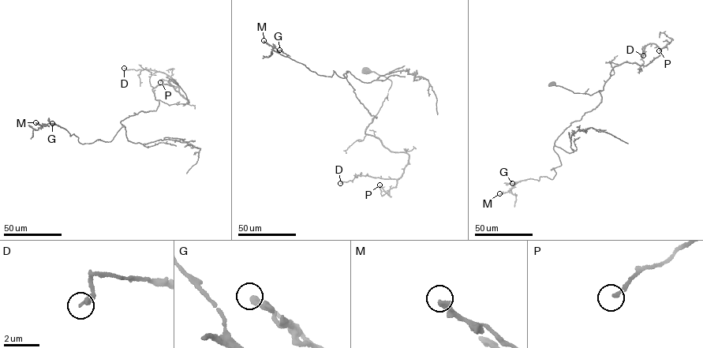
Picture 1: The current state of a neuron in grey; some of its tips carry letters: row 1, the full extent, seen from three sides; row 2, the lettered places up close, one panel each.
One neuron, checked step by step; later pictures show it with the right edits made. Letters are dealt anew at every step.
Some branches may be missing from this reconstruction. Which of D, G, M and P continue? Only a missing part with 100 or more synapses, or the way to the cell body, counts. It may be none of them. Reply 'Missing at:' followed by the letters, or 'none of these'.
Missing at: none of these

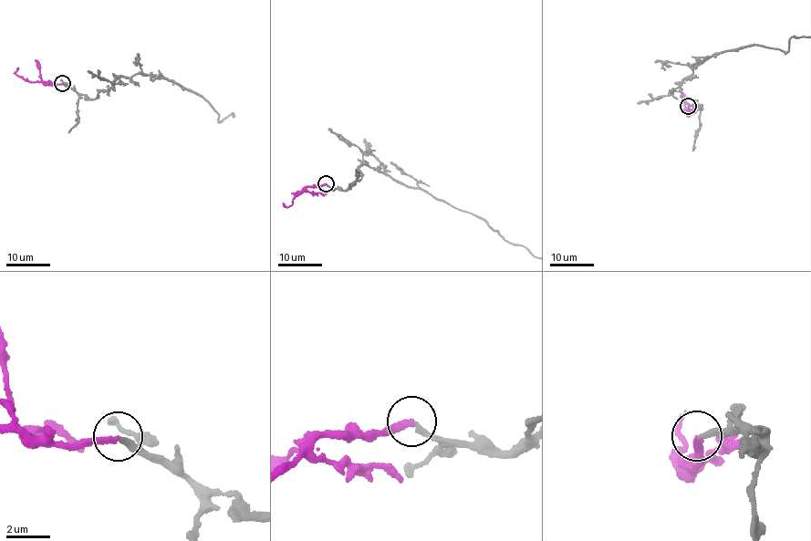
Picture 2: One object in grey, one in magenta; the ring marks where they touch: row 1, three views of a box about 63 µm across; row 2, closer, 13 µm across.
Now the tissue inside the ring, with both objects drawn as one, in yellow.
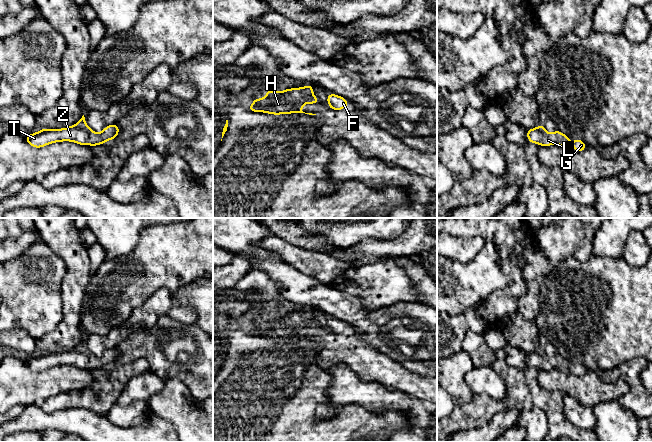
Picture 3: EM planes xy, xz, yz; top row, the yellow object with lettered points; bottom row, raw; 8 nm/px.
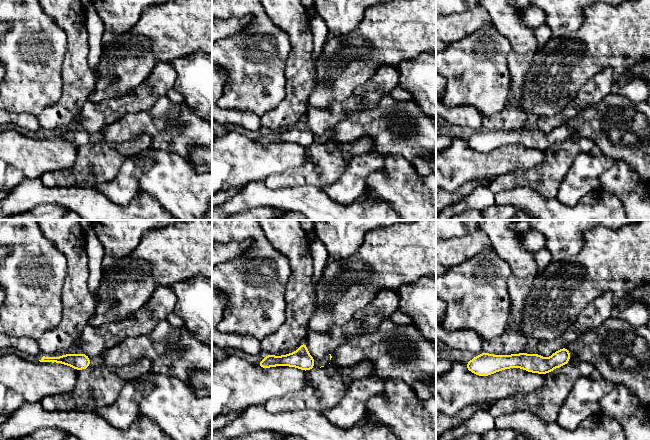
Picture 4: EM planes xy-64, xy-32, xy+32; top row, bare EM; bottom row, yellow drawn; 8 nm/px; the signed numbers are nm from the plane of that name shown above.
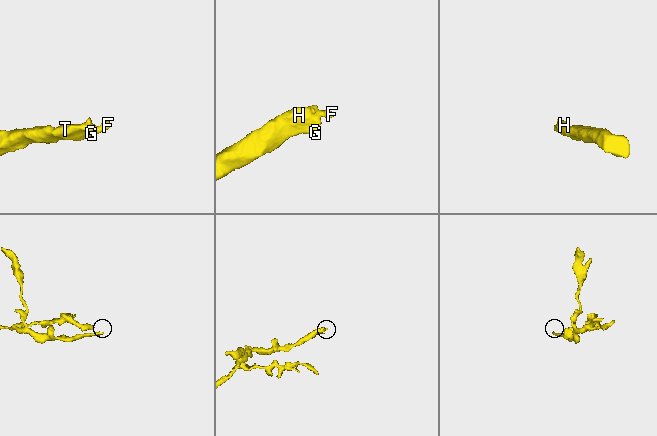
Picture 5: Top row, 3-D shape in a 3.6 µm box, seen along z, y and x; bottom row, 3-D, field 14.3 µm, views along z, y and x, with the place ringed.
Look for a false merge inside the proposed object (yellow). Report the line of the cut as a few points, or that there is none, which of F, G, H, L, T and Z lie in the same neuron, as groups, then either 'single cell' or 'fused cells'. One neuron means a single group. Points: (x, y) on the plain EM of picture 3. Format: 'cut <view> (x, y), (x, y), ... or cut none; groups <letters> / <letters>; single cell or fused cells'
cut none; groups F G H L T Z; single cell

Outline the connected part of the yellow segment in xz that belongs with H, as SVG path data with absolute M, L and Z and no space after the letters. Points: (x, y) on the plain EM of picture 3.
M311 308L301 312L285 313L283 316L268 313L264 322L254 323L247 333L274 339L305 337L301 331L309 326L319 328L317 321L313 319Z

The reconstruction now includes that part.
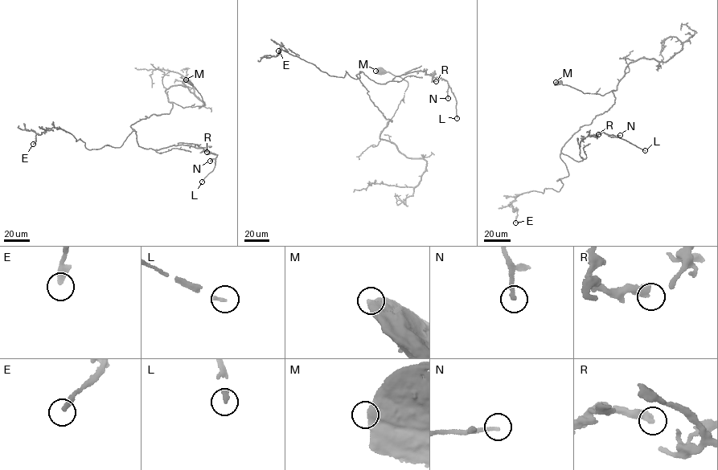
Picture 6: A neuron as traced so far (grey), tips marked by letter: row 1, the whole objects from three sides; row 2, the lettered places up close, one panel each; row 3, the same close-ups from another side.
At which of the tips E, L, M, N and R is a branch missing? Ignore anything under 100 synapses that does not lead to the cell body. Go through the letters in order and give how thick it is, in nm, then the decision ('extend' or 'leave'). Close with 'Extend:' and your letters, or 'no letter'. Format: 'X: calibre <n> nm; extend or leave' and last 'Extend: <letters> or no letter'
E: calibre 320 nm; leave
L: calibre 200 nm; extend
M: calibre 700 nm; leave
N: calibre 190 nm; extend
R: calibre 400 nm; leave
Extend: L, N

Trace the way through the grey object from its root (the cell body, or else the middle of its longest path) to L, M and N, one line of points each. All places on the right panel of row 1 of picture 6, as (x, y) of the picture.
L: (596, 116), (591, 124), (580, 127), (560, 153), (582, 161), (580, 141), (602, 132), (645, 150)
M: (596, 116), (614, 104), (613, 91), (615, 90), (602, 96), (584, 93), (555, 82)
N: (596, 116), (580, 127), (560, 153), (580, 161), (583, 160), (579, 147), (584, 139), (602, 132), (620, 135)

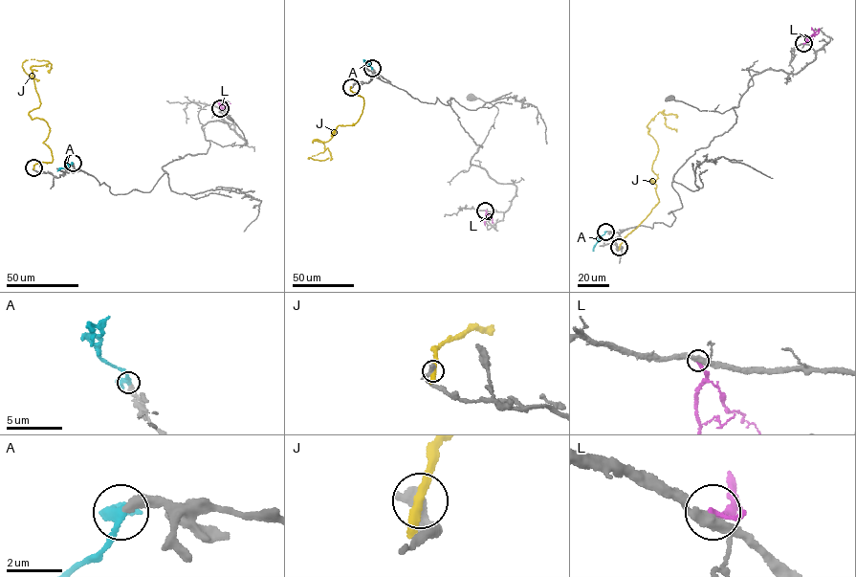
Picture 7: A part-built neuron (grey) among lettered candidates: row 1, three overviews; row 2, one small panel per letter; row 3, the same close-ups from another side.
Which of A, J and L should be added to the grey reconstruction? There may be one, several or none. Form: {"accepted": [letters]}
{"accepted": ["A"]}

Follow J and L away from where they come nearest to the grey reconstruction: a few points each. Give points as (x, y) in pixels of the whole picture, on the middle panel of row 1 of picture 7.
J: (351, 87), (363, 99), (359, 120), (338, 125), (325, 142), (314, 140), (324, 151), (308, 158), (329, 158)
L: (485, 210), (493, 222)

